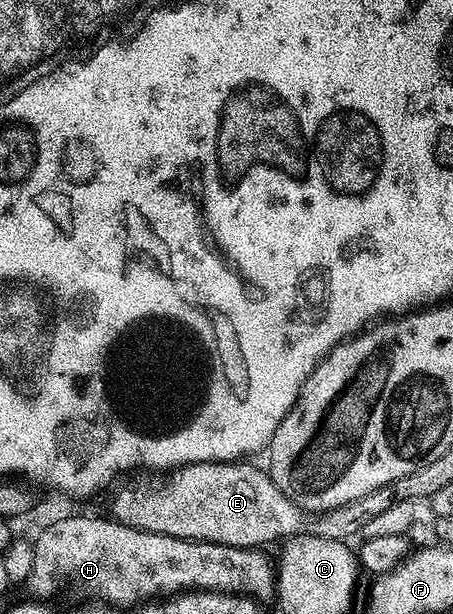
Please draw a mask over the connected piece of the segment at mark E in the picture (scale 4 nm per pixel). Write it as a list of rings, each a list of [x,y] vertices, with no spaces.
[[[226,461],[224,463],[192,463],[177,469],[162,488],[132,488],[122,491],[114,508],[115,519],[124,525],[132,525],[144,532],[163,533],[165,536],[184,538],[185,540],[212,542],[218,545],[240,546],[241,548],[267,547],[294,534],[312,534],[324,539],[347,541],[349,537],[359,535],[361,528],[369,519],[374,518],[396,500],[394,485],[381,487],[380,490],[366,494],[346,506],[337,507],[328,512],[306,512],[296,506],[291,499],[276,486],[269,473],[250,464],[252,462]]]

